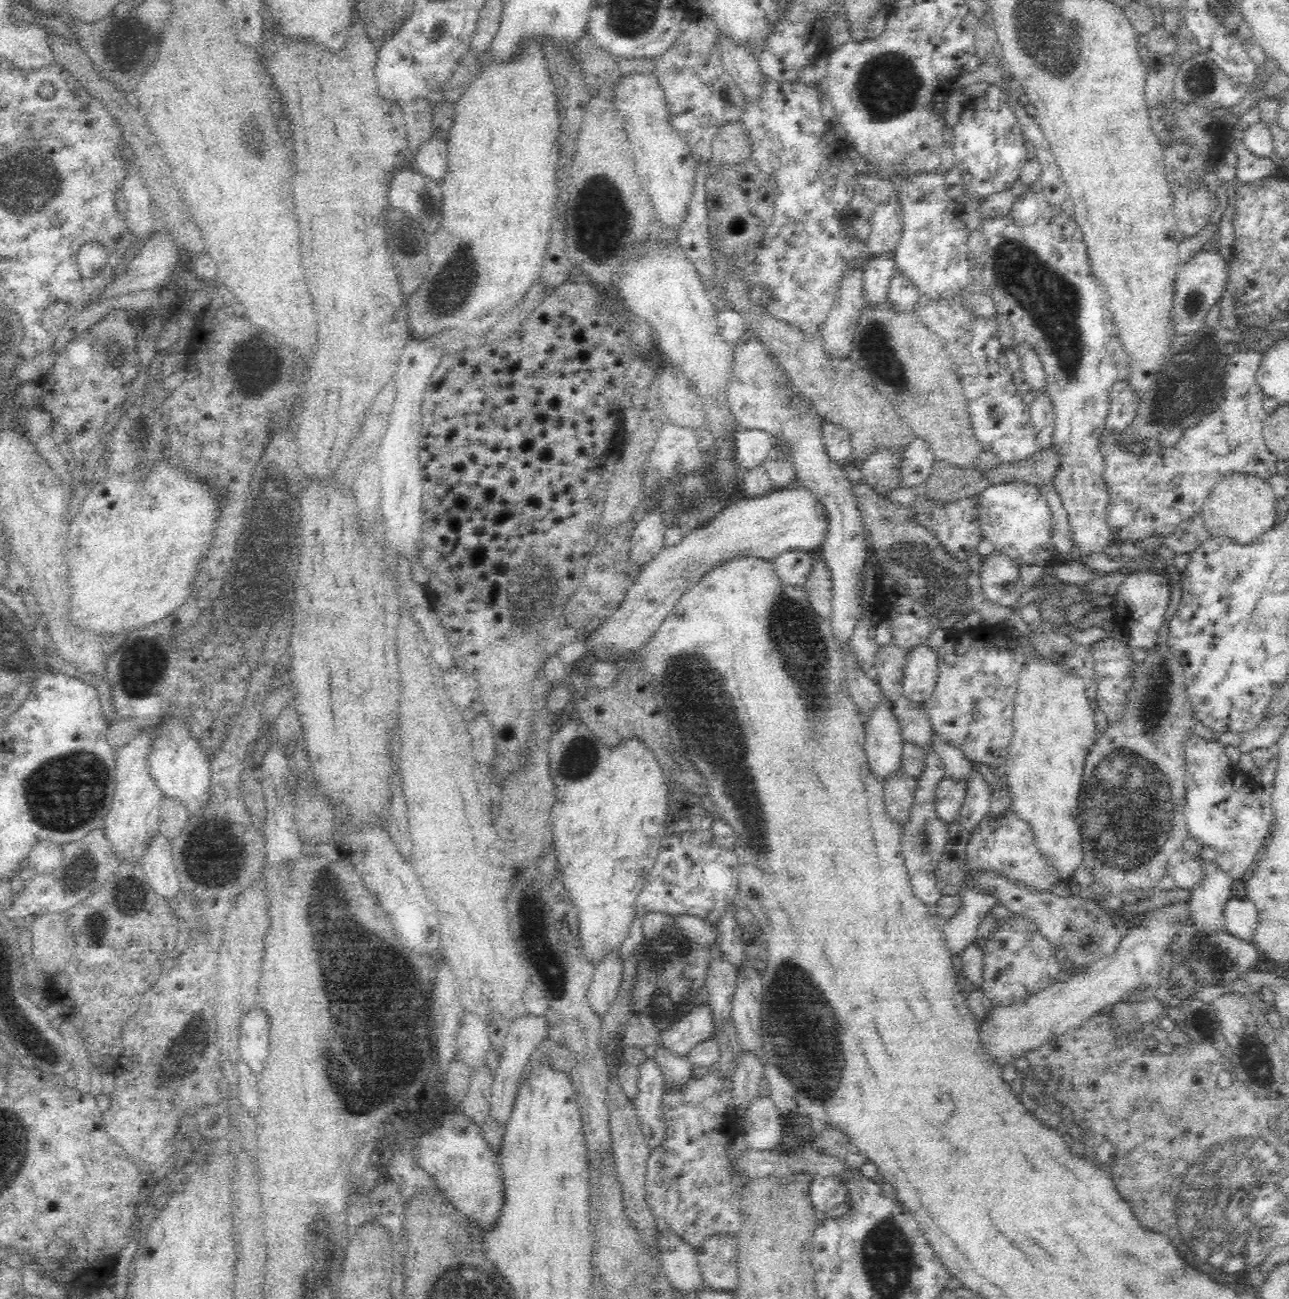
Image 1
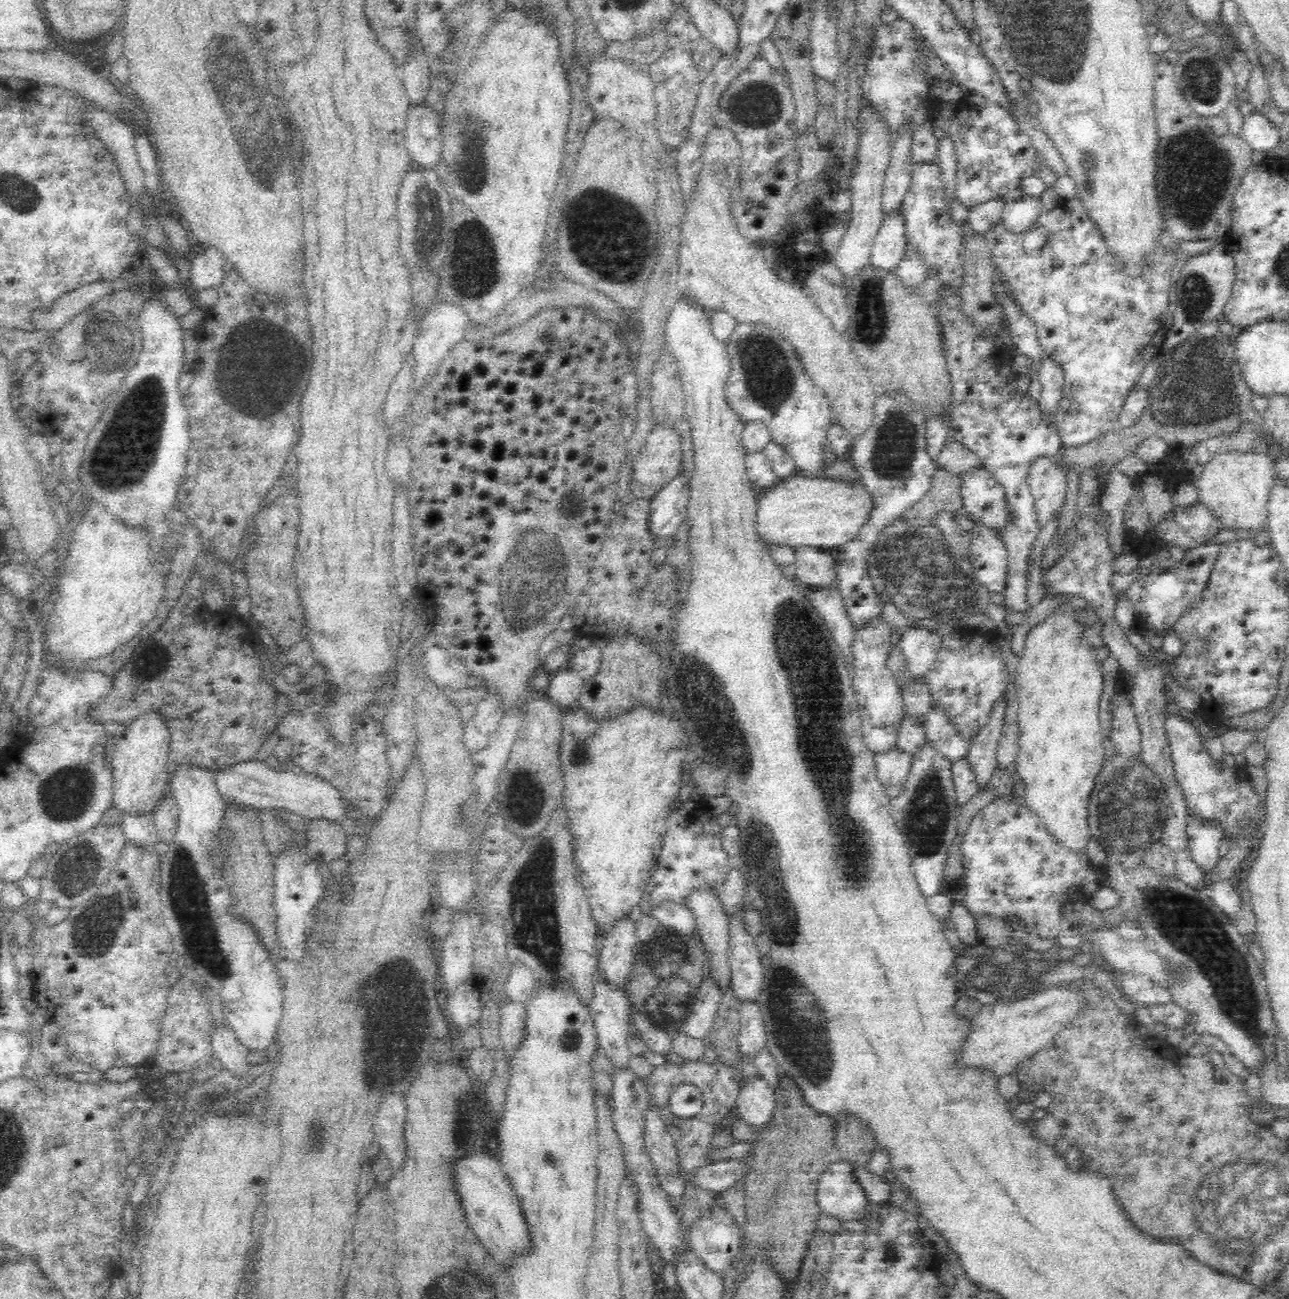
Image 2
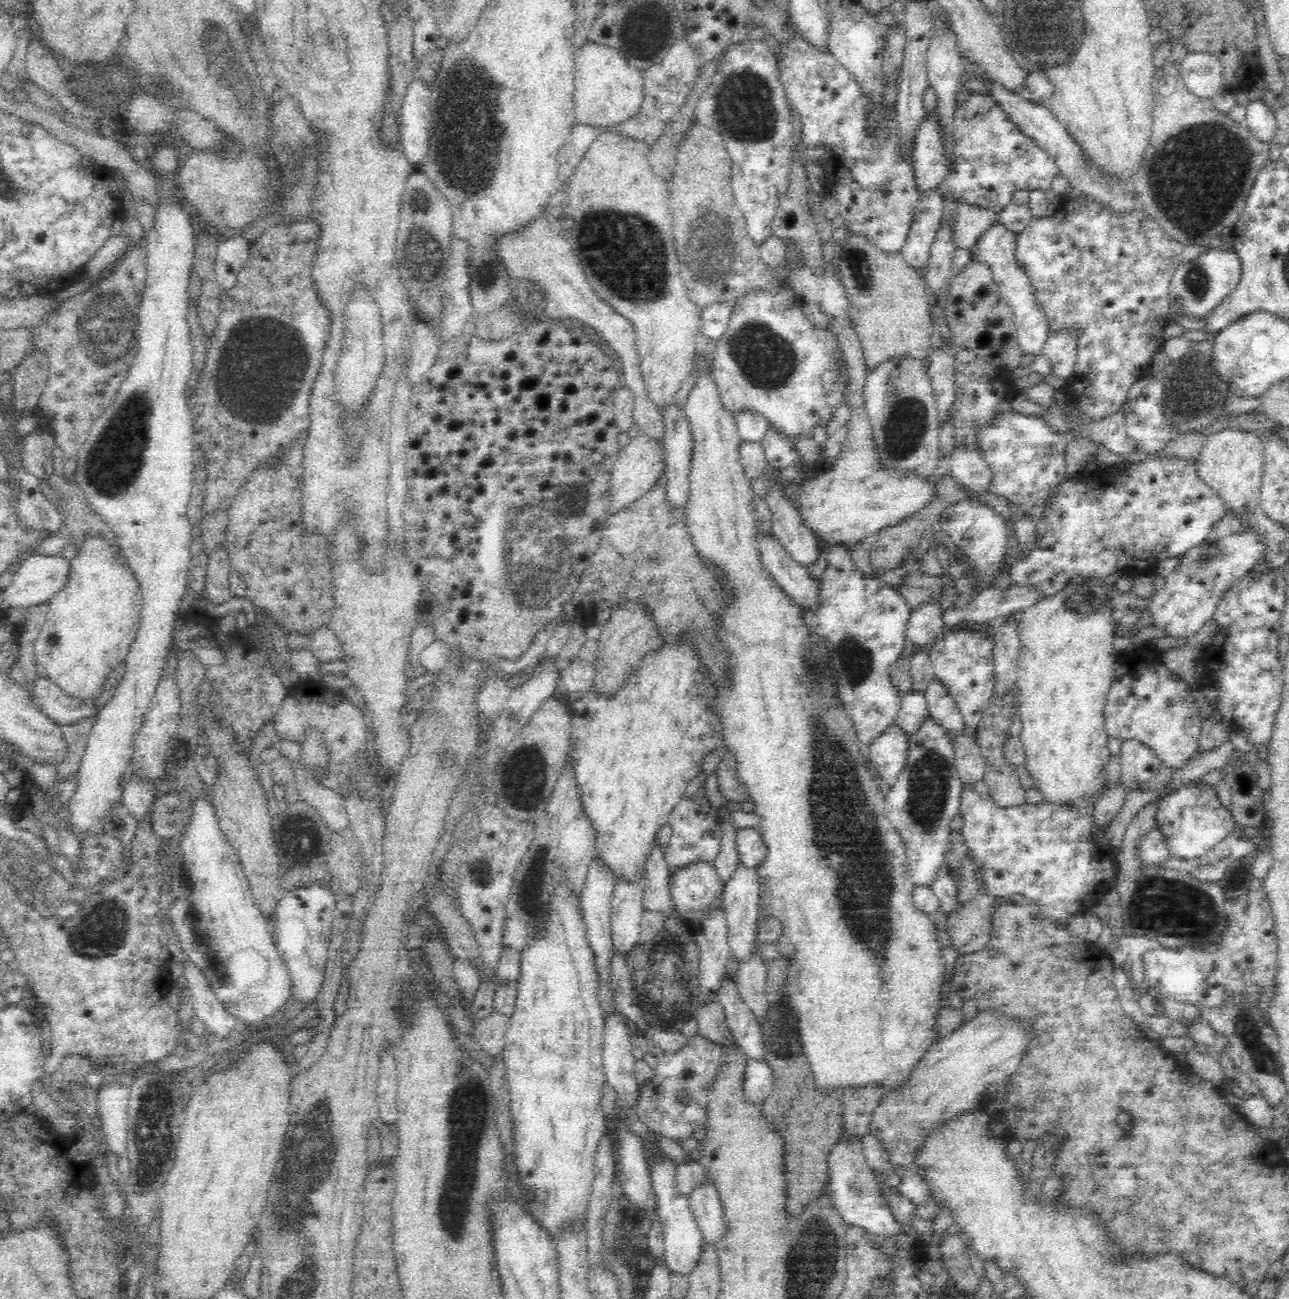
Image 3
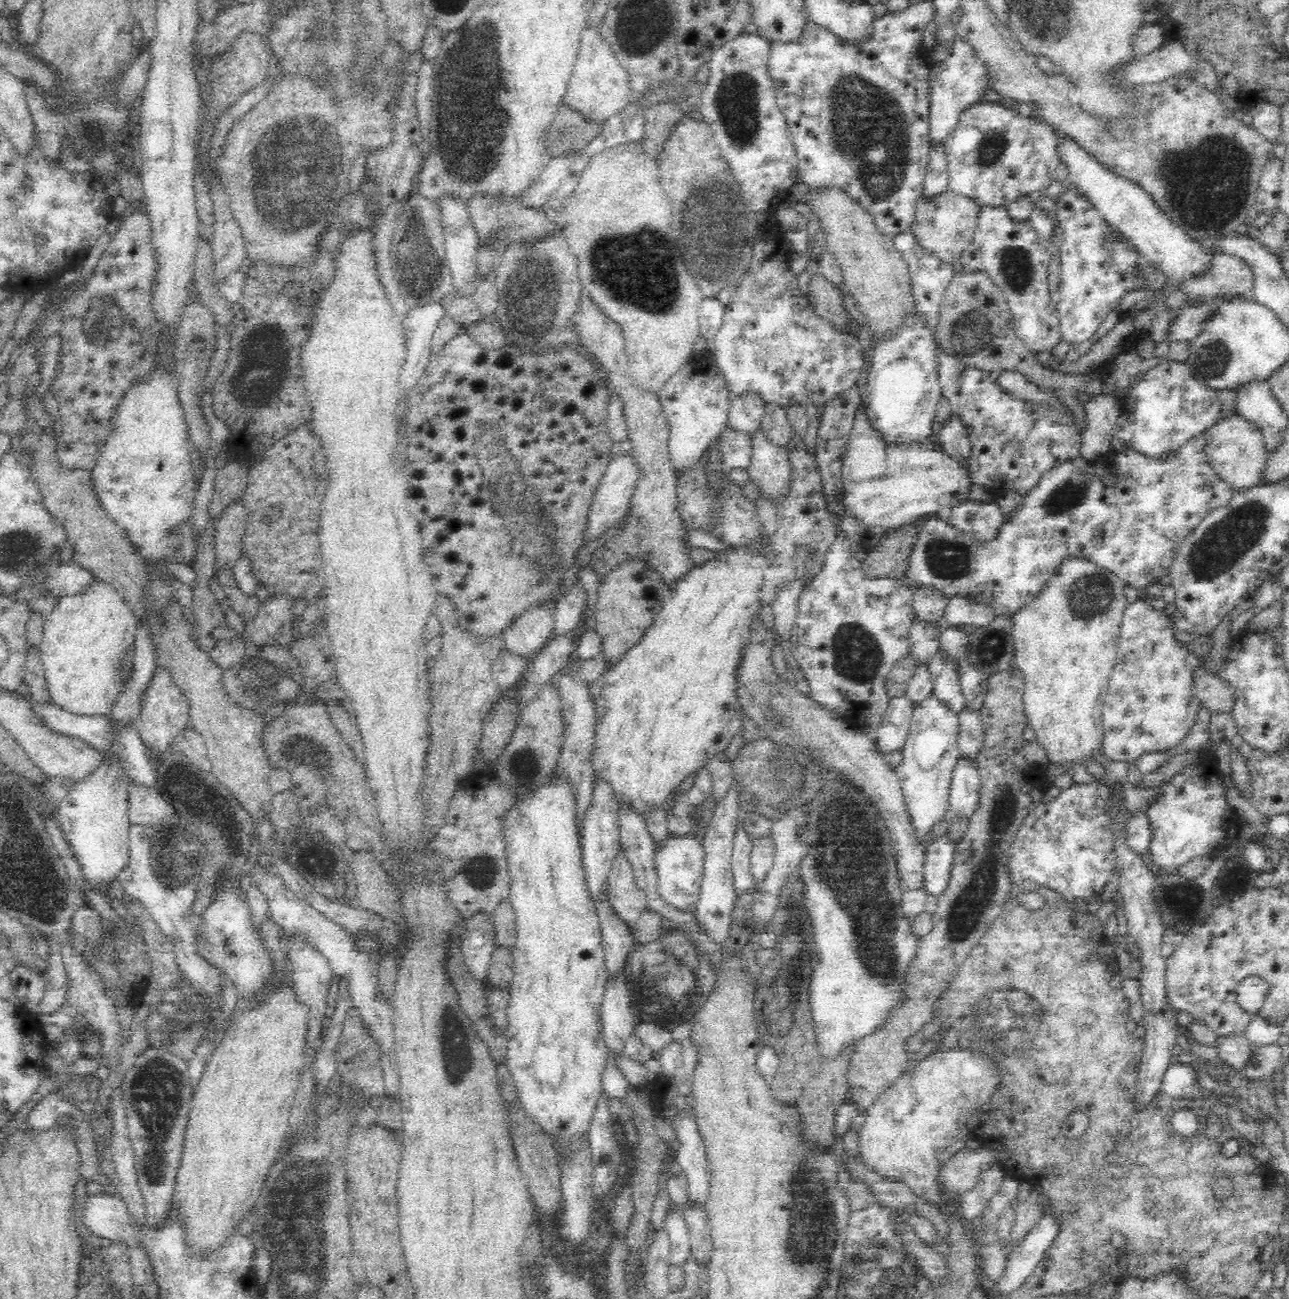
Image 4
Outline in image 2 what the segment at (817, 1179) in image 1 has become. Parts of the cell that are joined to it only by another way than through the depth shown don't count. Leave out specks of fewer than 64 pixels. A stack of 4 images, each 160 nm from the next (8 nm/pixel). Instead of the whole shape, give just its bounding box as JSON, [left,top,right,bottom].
[815,1159,868,1223]

